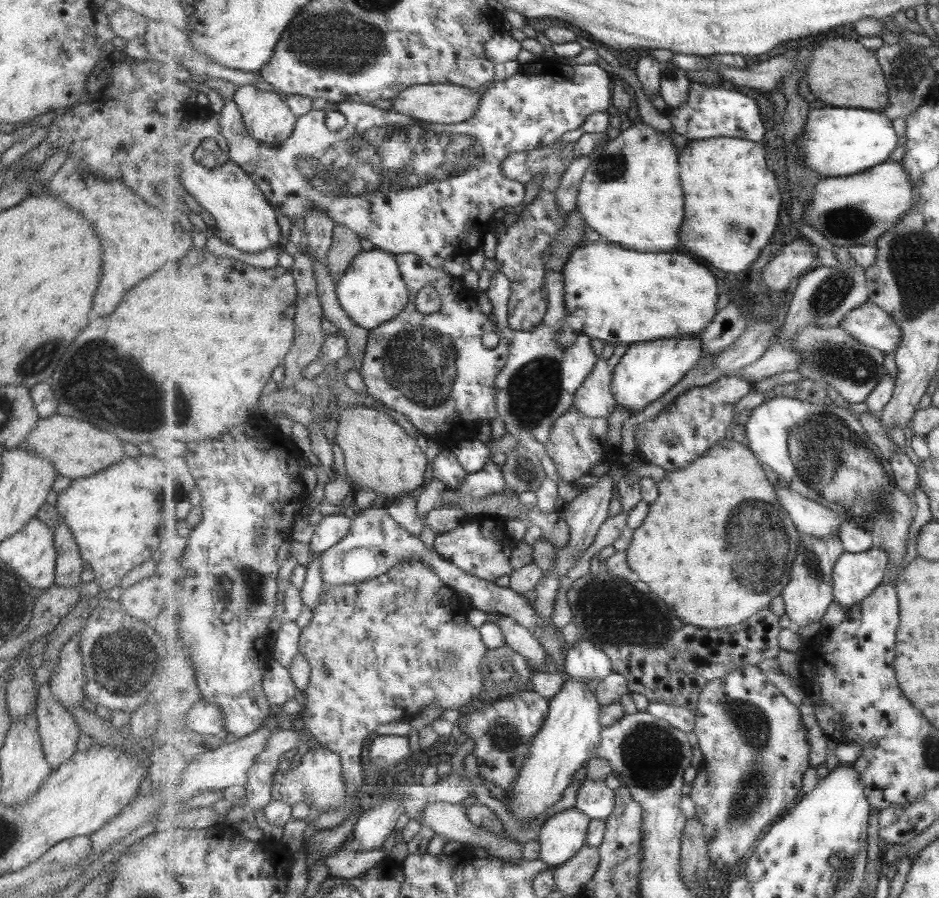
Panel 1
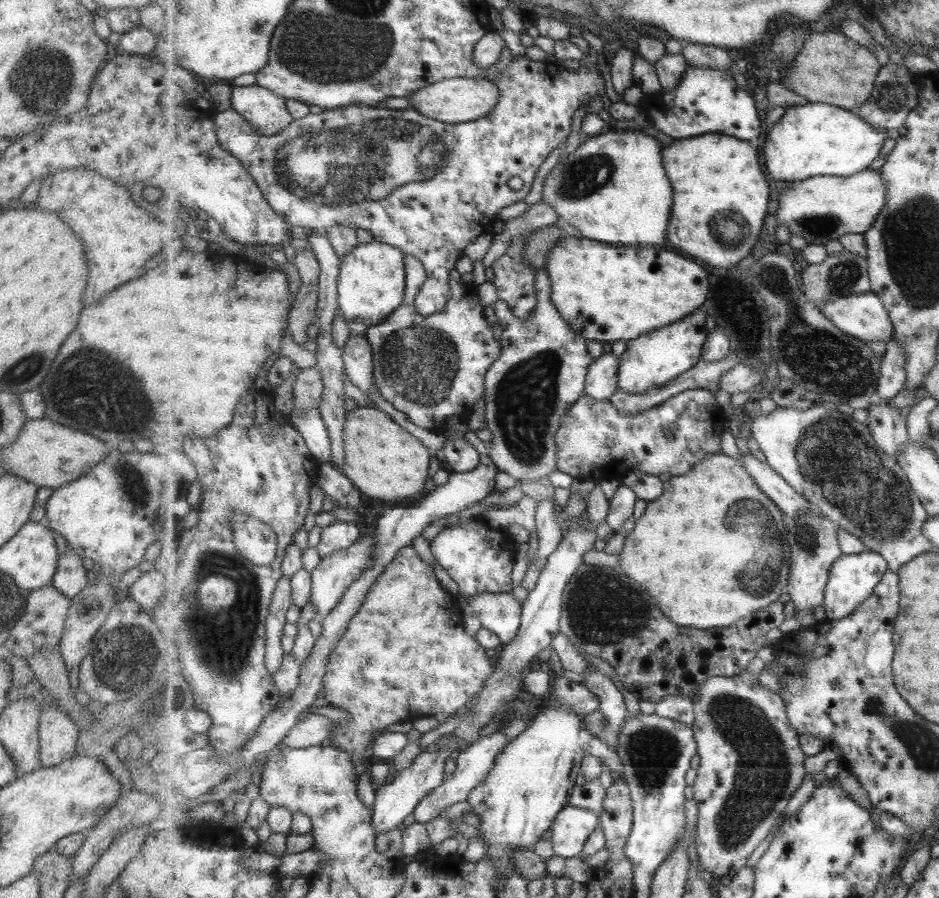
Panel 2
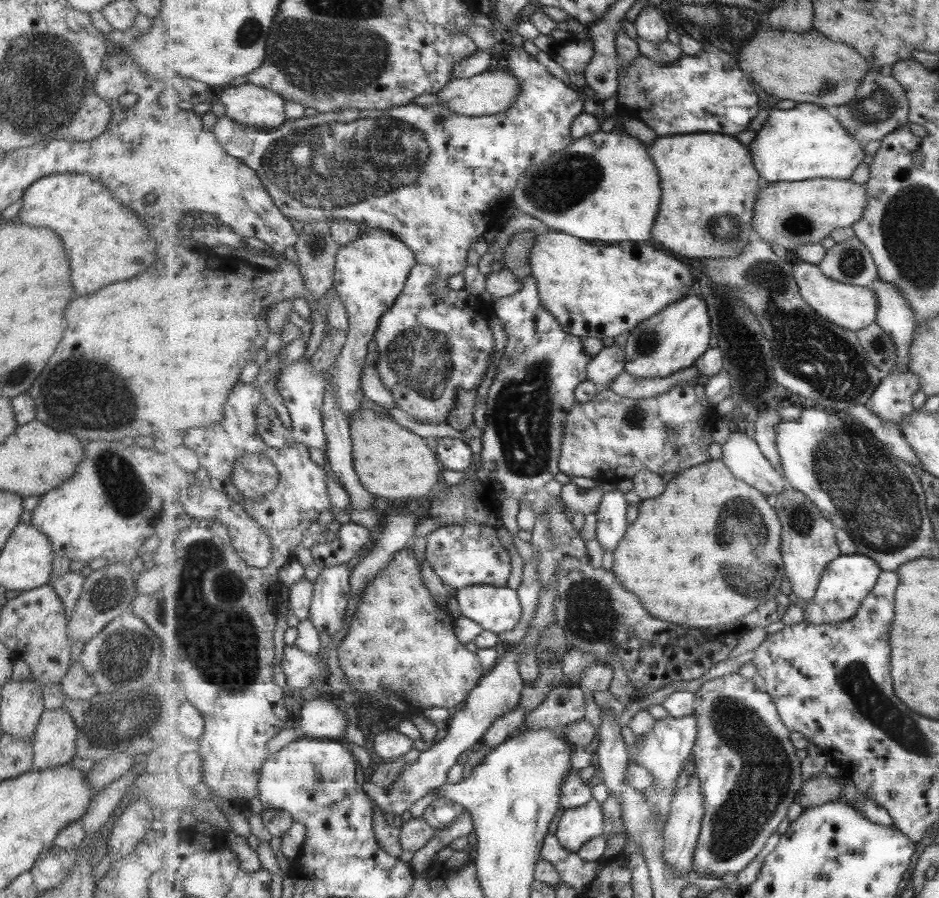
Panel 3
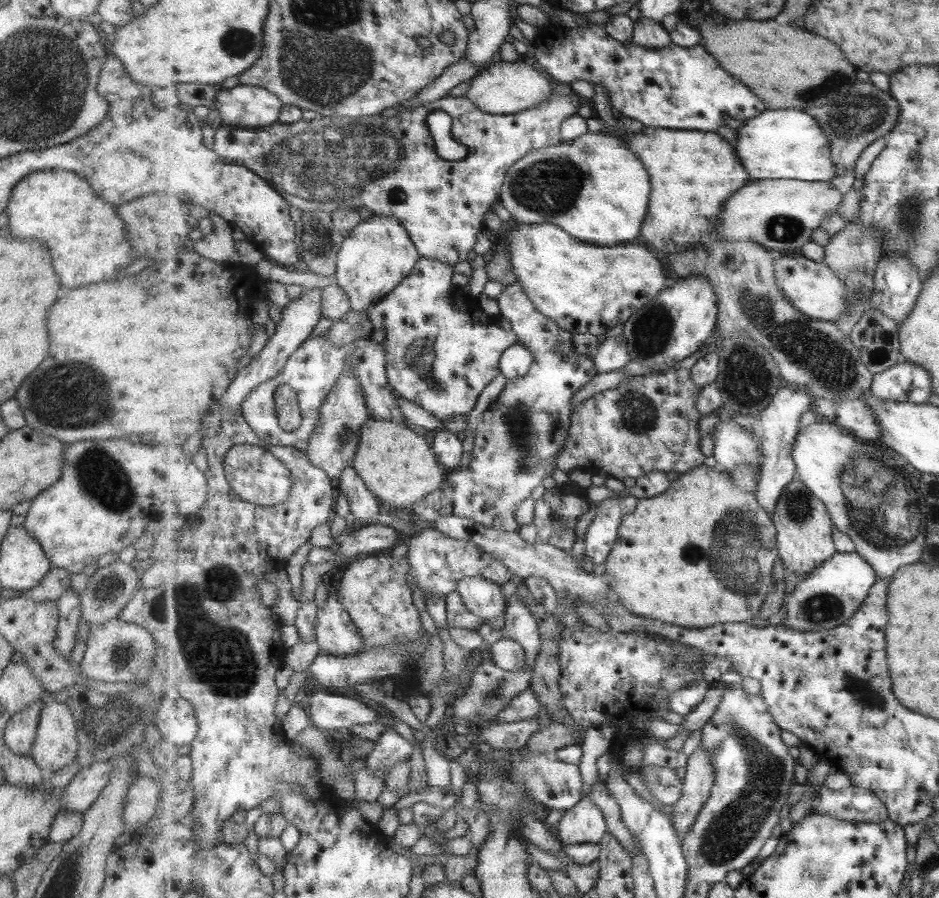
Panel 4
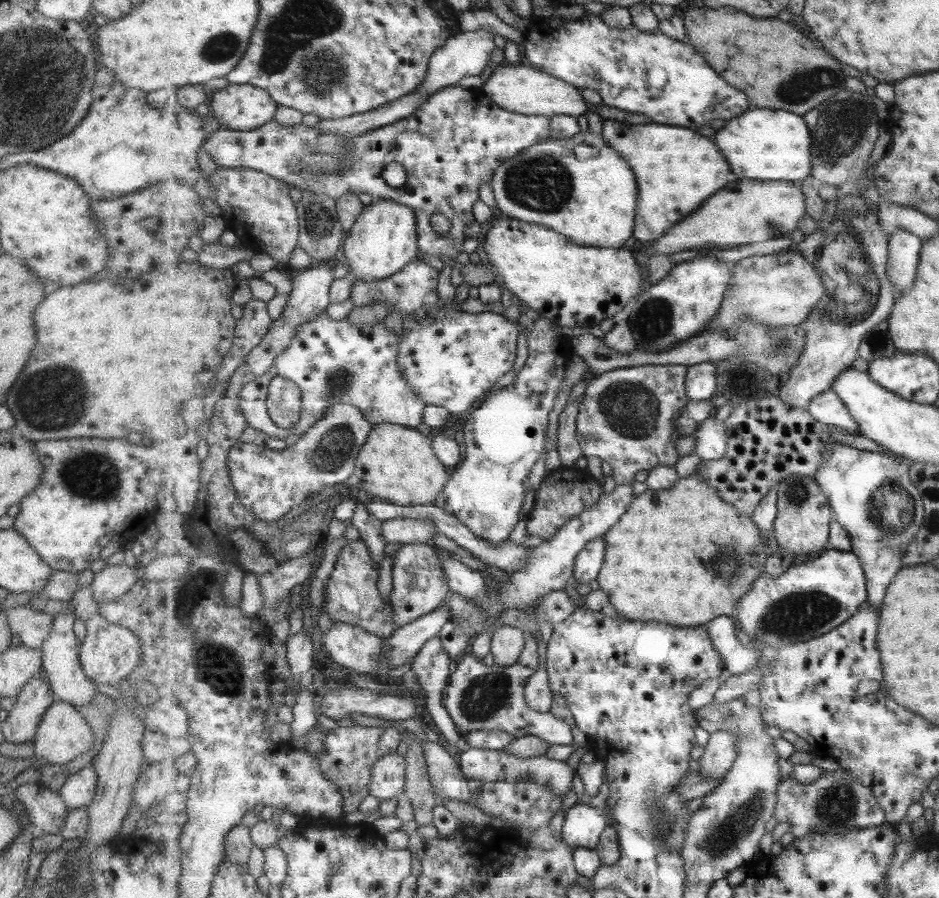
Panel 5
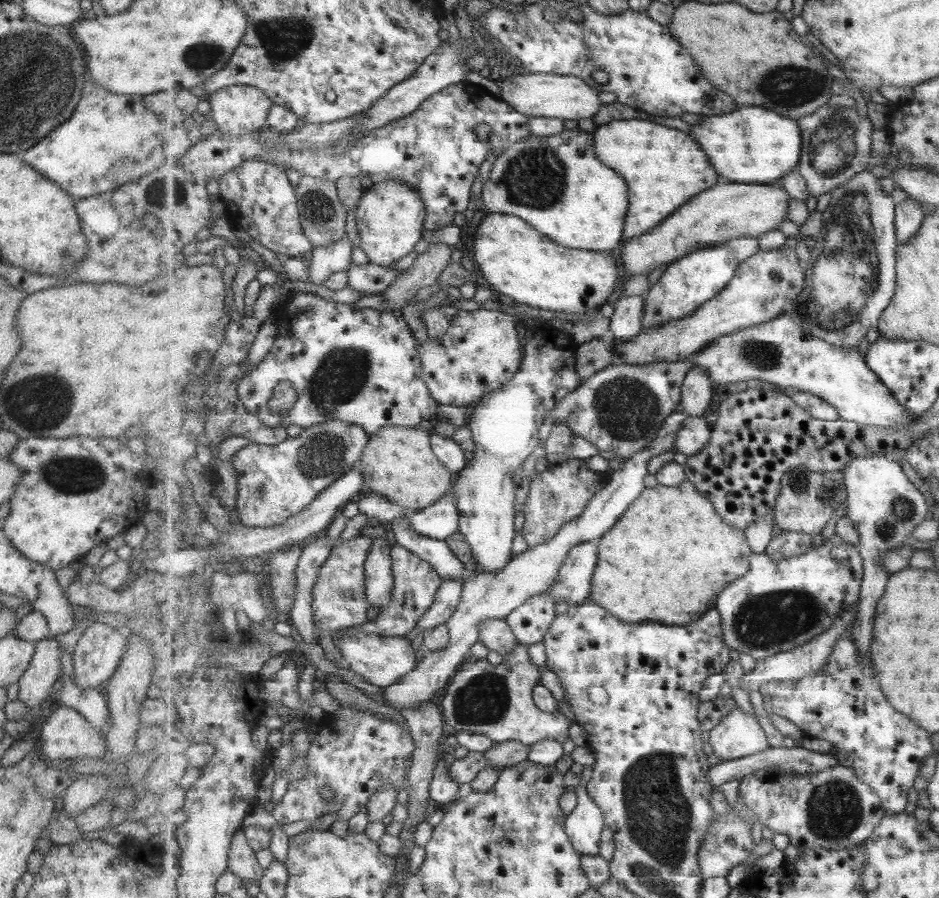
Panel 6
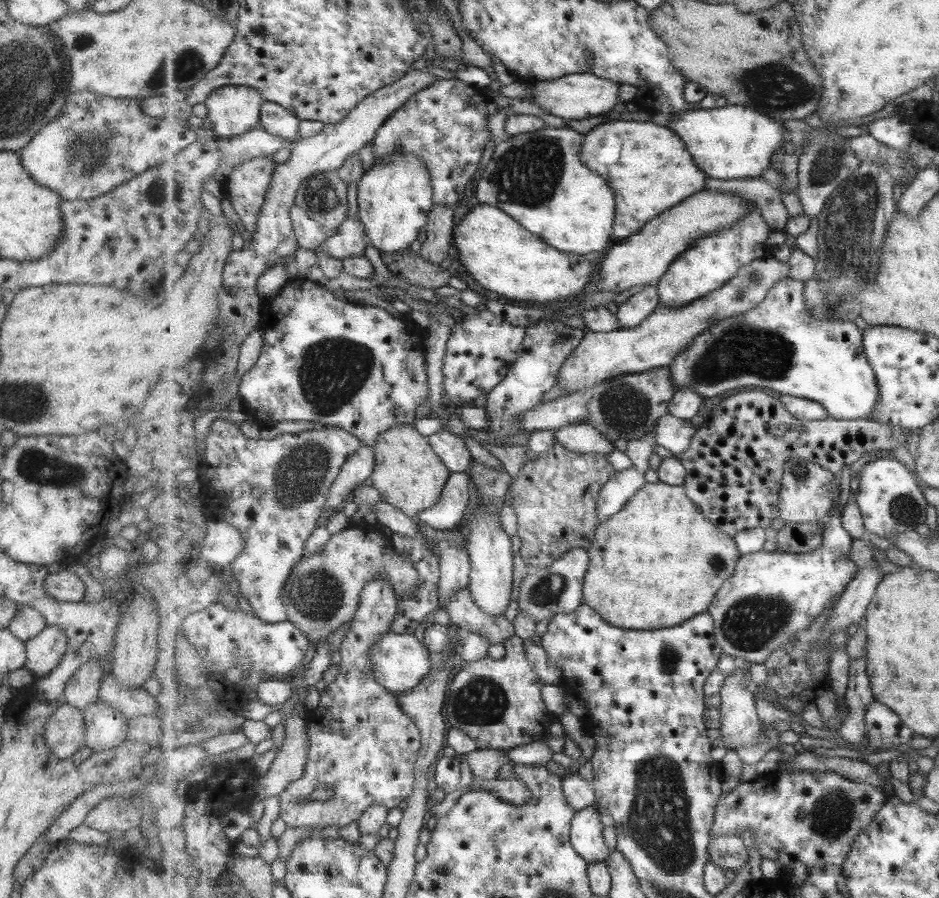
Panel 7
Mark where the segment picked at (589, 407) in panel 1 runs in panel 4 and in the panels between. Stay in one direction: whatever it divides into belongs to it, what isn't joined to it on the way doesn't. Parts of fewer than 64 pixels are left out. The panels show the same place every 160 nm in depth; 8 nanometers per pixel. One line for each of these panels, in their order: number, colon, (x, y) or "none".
2: (602, 383)
3: (609, 364)
4: (613, 354)

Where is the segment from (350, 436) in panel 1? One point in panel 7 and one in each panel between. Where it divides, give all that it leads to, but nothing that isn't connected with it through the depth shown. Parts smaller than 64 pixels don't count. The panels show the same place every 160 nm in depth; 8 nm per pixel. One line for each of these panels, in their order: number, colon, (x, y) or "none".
2: (385, 461)
3: (393, 462)
4: (396, 463)
5: (398, 465)
6: (399, 462)
7: (409, 474)

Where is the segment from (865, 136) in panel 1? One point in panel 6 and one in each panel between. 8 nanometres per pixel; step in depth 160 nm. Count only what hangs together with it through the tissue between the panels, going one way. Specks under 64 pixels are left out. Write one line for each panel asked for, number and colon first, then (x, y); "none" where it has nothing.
2: (814, 140)
3: (808, 142)
4: (781, 144)
5: (764, 145)
6: (753, 145)

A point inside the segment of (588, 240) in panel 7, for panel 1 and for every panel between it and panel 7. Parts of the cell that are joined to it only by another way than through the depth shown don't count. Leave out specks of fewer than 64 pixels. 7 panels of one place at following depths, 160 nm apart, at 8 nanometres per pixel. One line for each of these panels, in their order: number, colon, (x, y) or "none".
1: (631, 194)
2: (614, 188)
3: (585, 190)
4: (593, 187)
5: (582, 189)
6: (555, 182)

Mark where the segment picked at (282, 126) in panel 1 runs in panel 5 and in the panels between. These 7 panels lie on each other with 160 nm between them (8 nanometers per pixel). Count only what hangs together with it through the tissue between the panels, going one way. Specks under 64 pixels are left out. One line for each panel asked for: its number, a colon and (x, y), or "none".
2: (268, 111)
3: (256, 106)
4: (246, 106)
5: (237, 107)

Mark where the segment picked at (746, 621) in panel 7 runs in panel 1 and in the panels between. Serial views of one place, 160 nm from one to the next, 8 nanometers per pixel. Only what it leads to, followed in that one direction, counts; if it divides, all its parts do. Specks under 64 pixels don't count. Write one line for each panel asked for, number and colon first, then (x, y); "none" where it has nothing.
1: (856, 576)
2: (854, 578)
3: (849, 579)
4: (835, 591)
5: (812, 598)
6: (781, 604)

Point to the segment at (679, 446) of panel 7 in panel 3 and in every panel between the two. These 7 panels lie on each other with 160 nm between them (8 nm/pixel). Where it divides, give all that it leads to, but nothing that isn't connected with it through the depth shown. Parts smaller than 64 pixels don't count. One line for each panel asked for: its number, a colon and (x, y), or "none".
3: (742, 454)
4: (733, 445)
5: (712, 441)
6: (695, 433)

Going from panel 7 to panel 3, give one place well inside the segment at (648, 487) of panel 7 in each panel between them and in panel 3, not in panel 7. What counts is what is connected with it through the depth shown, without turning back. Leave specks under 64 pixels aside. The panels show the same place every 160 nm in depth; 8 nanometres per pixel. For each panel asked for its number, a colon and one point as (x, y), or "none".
3: (708, 551)
4: (731, 540)
5: (683, 556)
6: (670, 556)

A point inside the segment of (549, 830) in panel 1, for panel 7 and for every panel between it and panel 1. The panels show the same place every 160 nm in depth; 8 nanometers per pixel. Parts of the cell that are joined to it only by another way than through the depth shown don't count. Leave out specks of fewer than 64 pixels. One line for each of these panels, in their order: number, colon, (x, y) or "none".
2: (574, 826)
3: (578, 826)
4: (585, 824)
5: (584, 826)
6: (585, 825)
7: (588, 839)

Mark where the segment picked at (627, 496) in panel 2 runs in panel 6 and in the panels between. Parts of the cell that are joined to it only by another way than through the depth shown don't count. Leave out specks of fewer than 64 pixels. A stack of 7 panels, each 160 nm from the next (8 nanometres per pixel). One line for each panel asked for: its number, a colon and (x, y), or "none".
3: (612, 524)
4: (601, 534)
5: (589, 562)
6: (574, 582)

